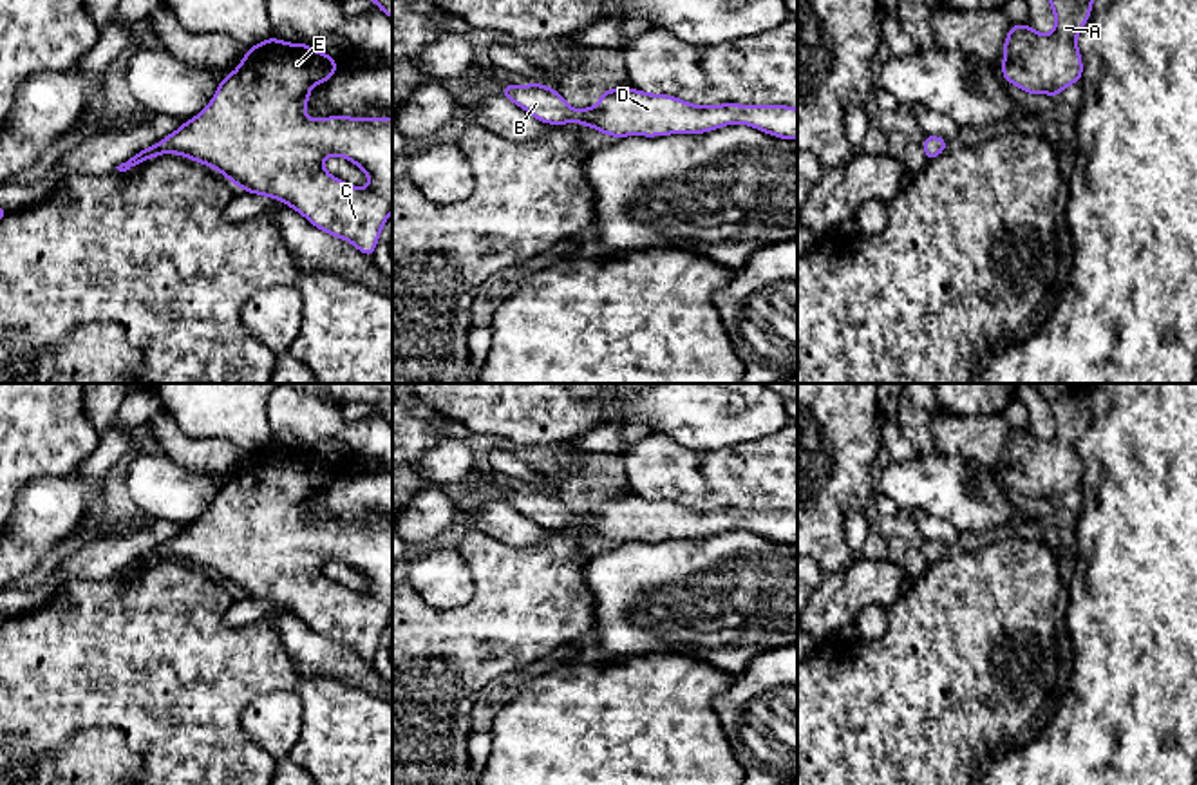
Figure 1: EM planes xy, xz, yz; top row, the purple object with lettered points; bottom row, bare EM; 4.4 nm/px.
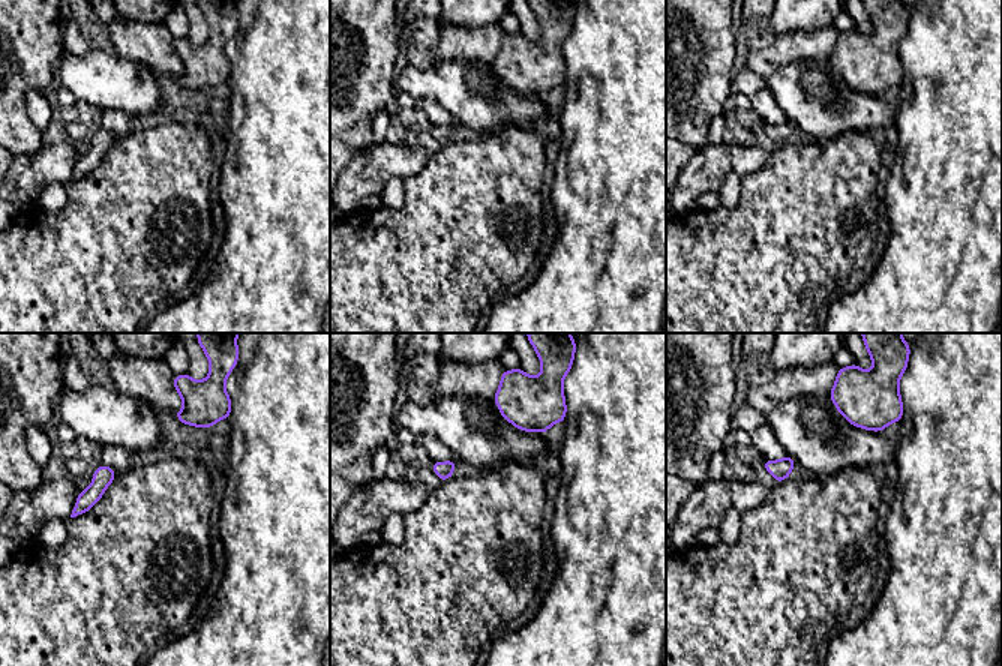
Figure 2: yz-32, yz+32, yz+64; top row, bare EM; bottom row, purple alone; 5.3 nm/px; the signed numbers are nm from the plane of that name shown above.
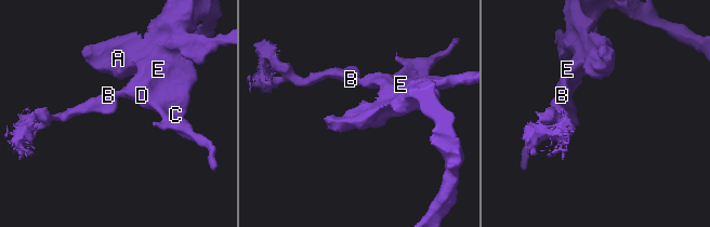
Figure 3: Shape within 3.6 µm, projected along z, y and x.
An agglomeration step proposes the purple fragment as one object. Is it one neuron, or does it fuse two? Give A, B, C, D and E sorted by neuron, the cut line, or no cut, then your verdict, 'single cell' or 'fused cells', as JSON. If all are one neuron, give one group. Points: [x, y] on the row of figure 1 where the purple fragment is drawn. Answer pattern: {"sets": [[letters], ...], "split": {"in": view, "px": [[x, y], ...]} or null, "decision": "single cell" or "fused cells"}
{"sets": [["A", "B", "C", "D", "E"]], "split": null, "decision": "single cell"}

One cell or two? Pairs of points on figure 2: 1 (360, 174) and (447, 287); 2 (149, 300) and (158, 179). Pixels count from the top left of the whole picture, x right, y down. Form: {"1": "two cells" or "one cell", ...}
{"1": "two cells", "2": "one cell"}

